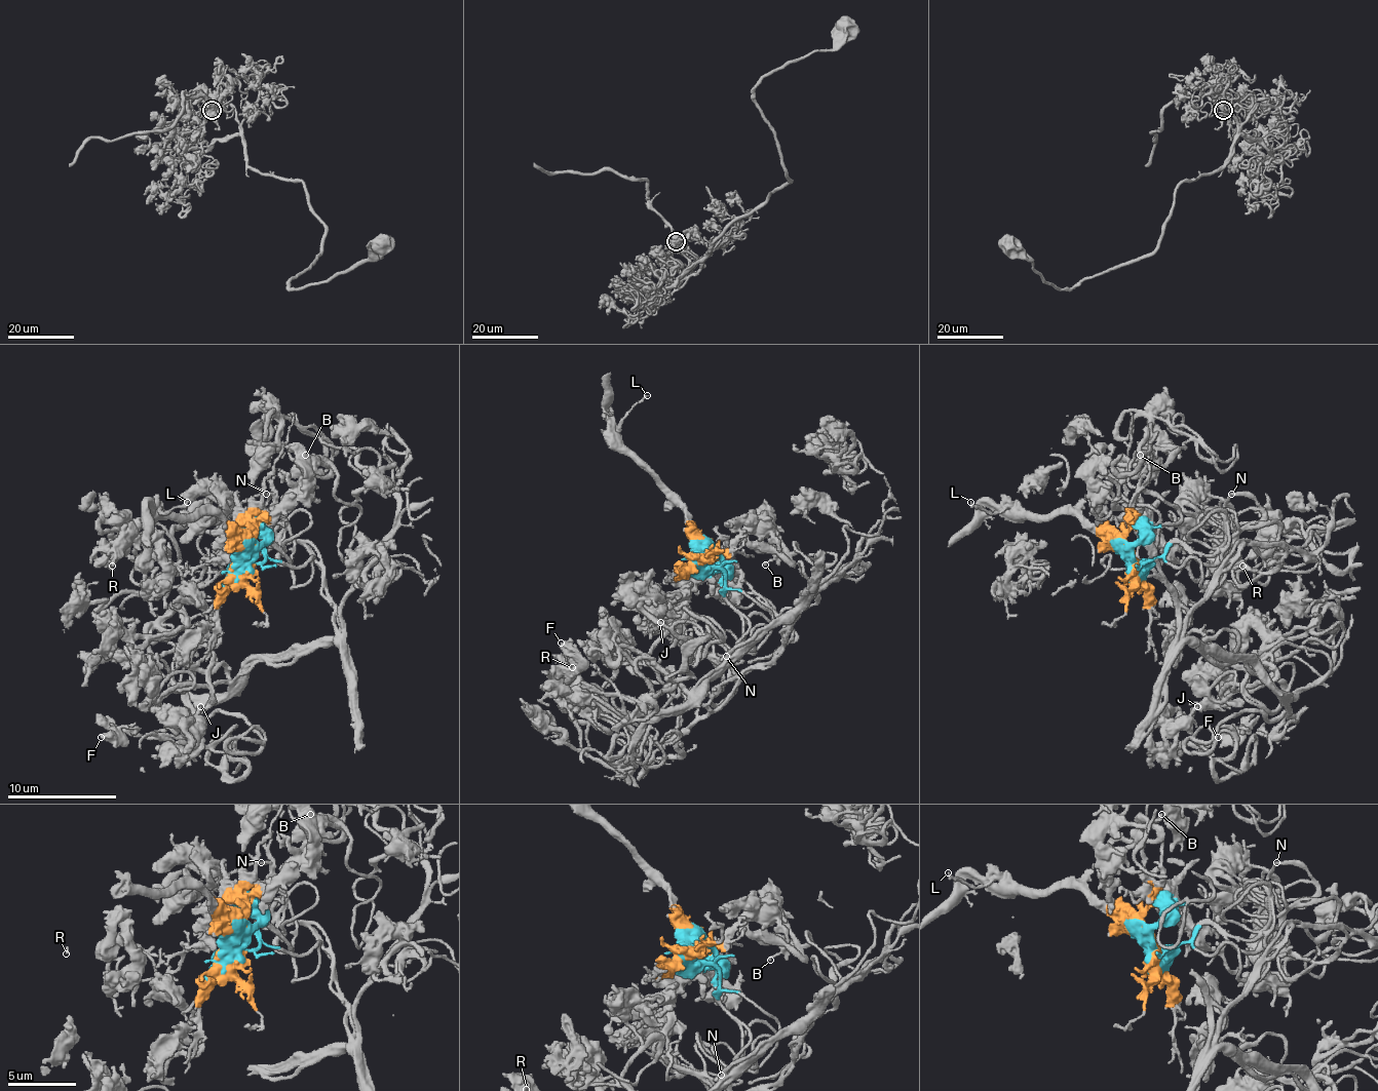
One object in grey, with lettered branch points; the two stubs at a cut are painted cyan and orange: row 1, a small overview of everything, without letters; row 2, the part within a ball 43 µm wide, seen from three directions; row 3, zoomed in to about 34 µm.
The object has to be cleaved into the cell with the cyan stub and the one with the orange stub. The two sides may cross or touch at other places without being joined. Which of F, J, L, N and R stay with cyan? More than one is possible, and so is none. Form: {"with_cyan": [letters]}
{"with_cyan": ["F", "J", "N", "R"]}

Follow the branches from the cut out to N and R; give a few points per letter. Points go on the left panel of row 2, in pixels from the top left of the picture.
N: (242, 560), (259, 563), (264, 558), (267, 542), (282, 555), (282, 547), (236, 511), (244, 501), (267, 493)
R: (242, 560), (282, 555), (275, 525), (251, 560), (220, 552), (187, 496), (182, 525), (132, 531), (111, 567)

